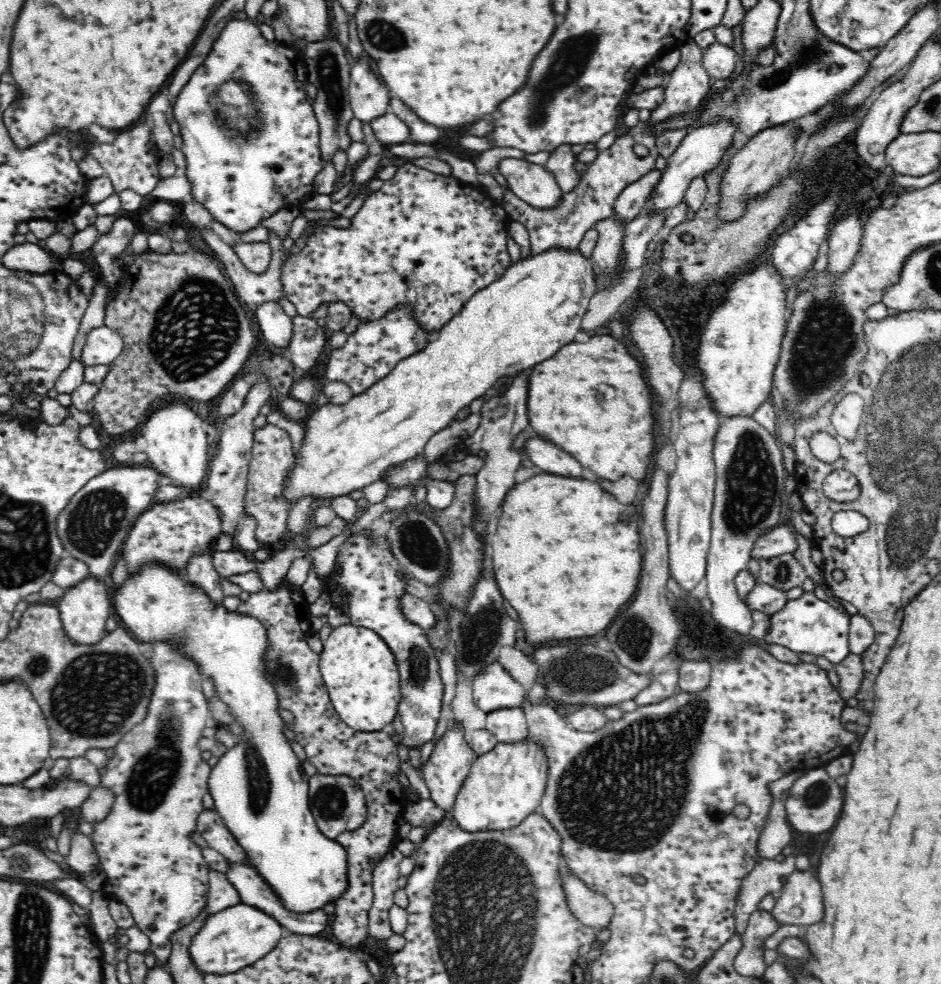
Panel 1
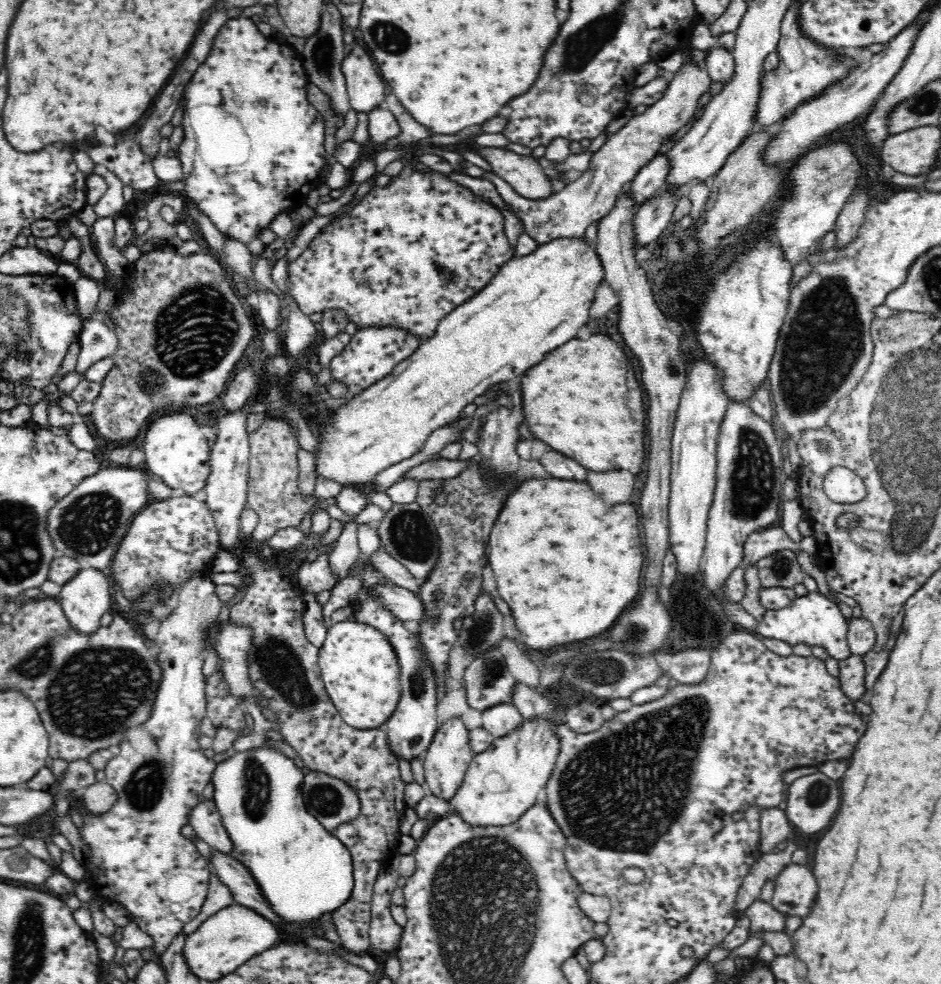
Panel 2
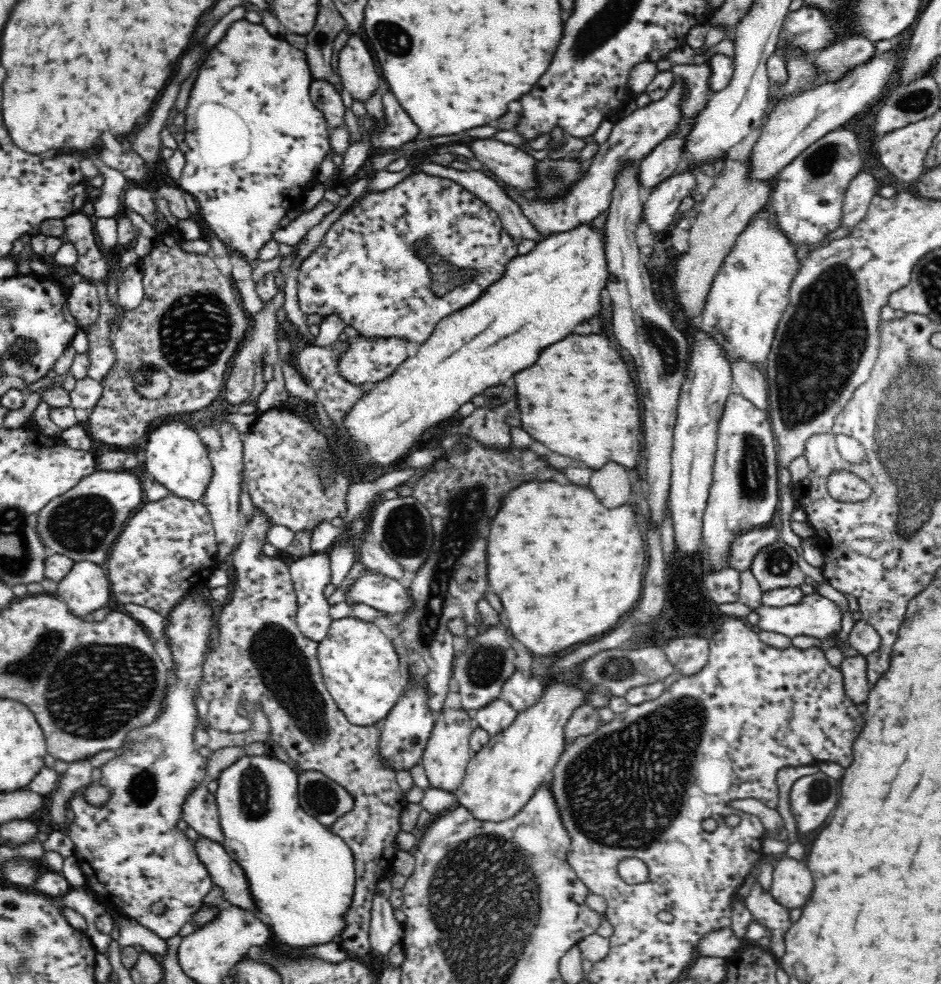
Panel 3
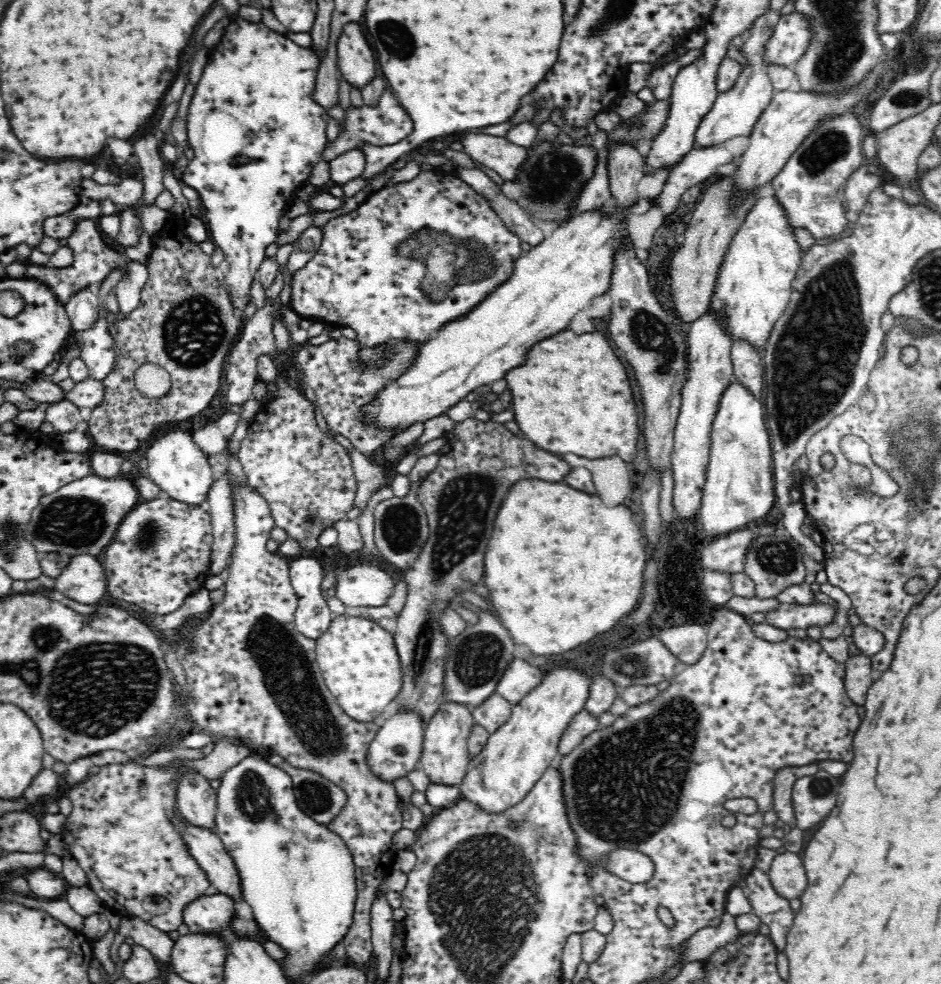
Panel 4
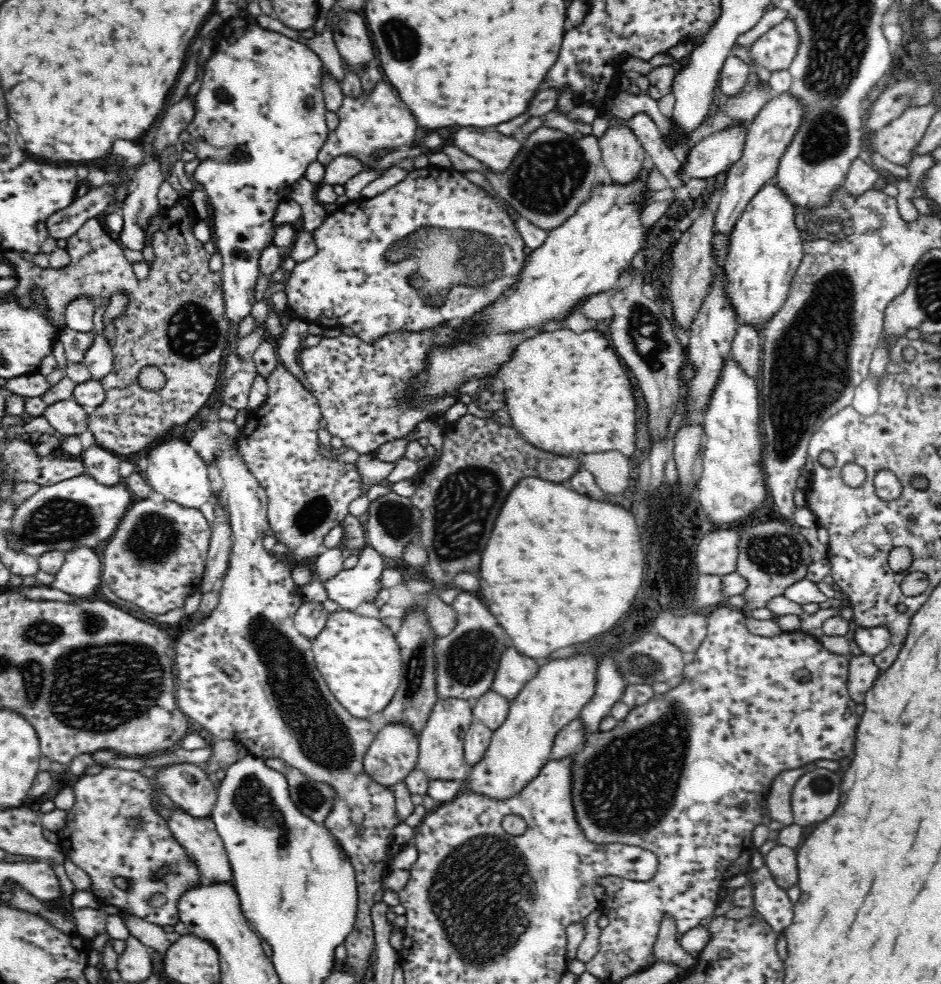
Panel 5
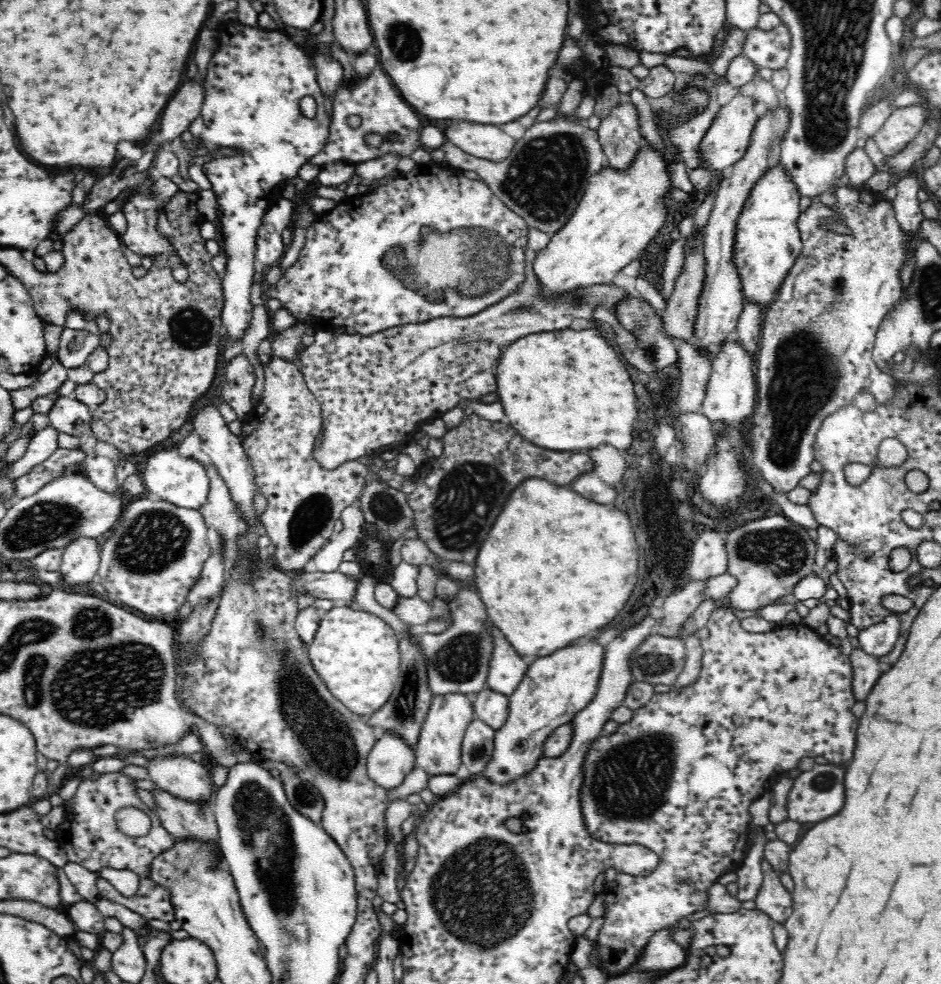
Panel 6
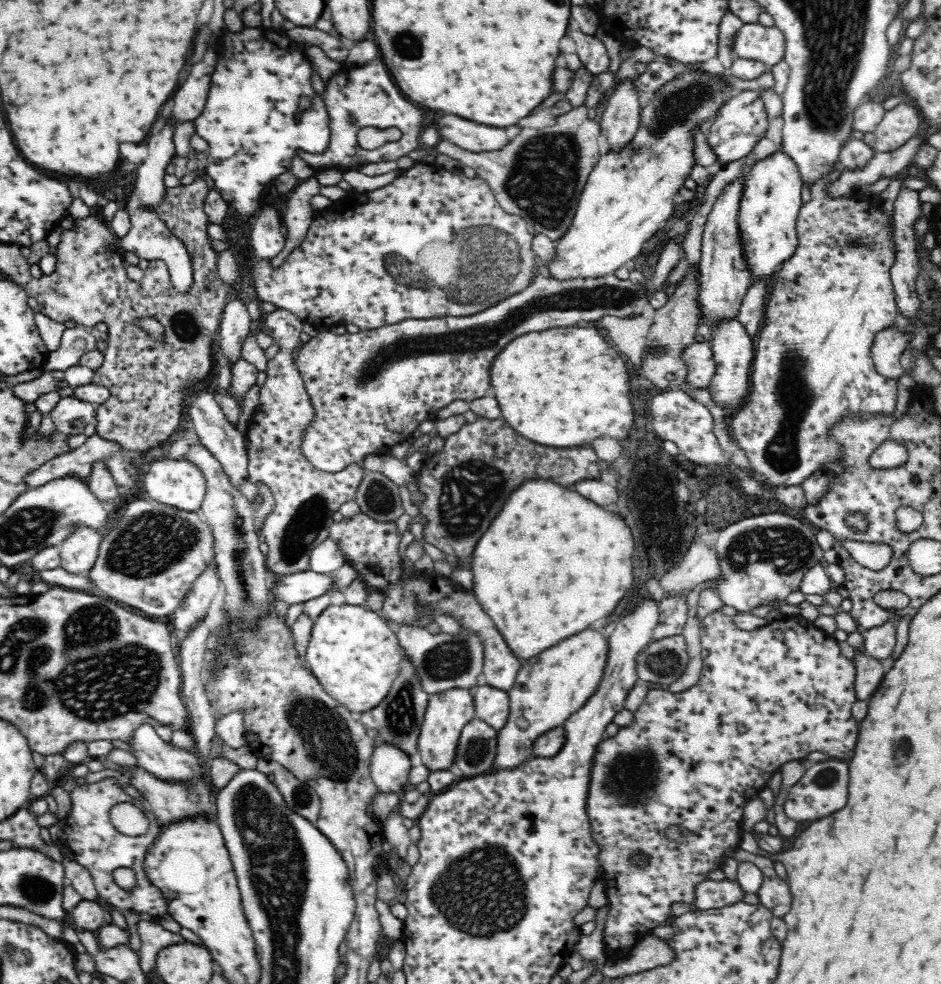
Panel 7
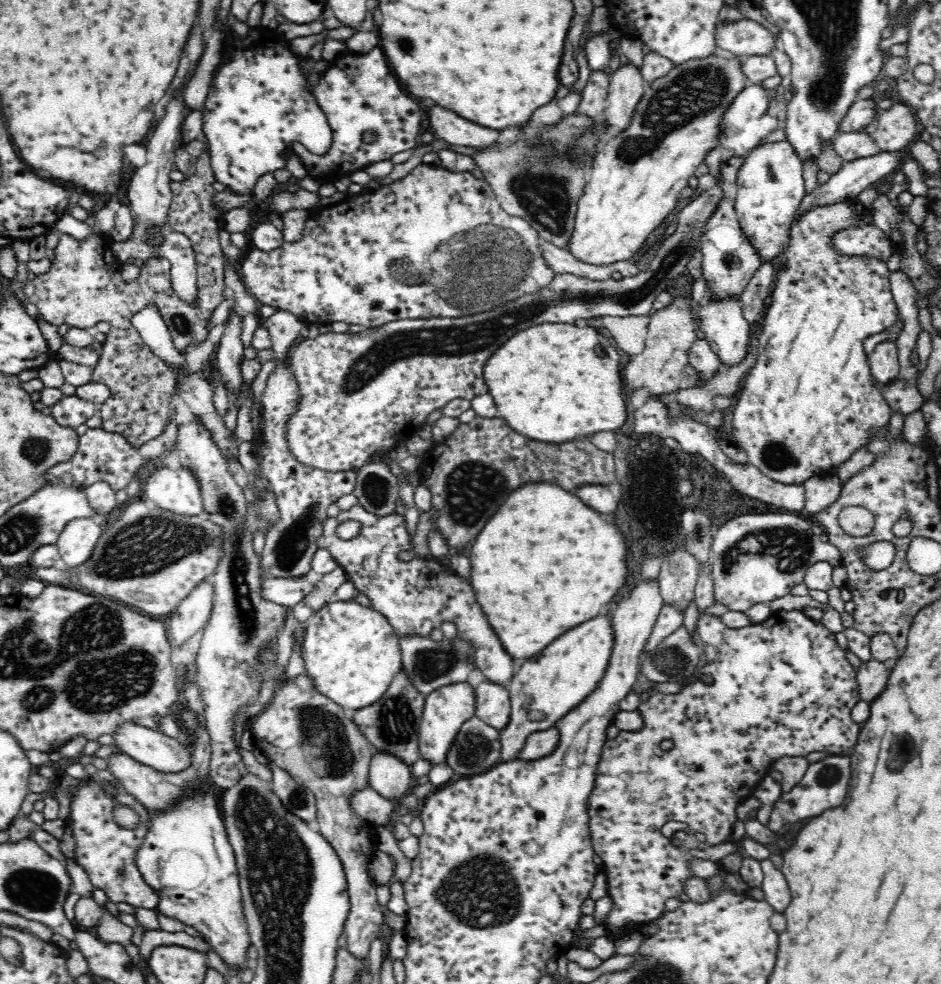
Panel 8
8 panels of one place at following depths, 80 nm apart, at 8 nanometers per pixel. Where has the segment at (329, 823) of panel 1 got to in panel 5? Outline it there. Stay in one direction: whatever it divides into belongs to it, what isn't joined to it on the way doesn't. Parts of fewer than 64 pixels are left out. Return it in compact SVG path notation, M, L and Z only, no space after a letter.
M268 758L265 762L286 777L292 801L298 810L314 820L314 823L323 825L338 802L334 788L330 784L308 779L304 773L280 758Z

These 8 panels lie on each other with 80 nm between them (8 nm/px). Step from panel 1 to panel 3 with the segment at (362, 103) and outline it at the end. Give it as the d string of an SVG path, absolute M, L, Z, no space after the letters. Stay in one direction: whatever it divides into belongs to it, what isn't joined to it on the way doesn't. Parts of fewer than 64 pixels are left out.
M362 34L352 35L338 51L337 73L354 101L365 102L380 86L380 74Z

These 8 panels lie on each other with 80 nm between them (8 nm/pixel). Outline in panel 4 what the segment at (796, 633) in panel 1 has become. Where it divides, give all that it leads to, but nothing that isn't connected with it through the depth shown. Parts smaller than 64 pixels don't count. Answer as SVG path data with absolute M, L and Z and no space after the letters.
M818 591L810 604L781 604L764 613L764 623L788 631L800 628L825 627L836 616L836 606L830 604L830 598Z

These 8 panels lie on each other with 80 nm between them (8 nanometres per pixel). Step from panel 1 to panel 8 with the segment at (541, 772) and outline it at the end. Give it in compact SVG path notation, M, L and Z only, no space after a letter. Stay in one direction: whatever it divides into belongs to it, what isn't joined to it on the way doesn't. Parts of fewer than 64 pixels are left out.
M598 616L562 634L558 640L554 640L538 655L526 659L518 668L518 672L514 673L509 680L510 684L506 683L506 690L511 700L511 712L506 728L499 731L500 763L506 764L520 759L519 752L524 748L526 739L533 732L545 731L556 726L560 719L574 710L599 685L606 672L613 646L614 631L612 631L611 619L606 616Z

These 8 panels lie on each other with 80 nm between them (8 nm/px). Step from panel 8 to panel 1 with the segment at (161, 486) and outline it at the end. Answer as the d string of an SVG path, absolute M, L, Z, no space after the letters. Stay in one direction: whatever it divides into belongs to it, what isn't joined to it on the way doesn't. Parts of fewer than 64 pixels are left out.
M180 400L156 408L140 432L146 440L145 452L151 467L188 488L188 494L204 487L209 472L208 436L204 425L198 413Z

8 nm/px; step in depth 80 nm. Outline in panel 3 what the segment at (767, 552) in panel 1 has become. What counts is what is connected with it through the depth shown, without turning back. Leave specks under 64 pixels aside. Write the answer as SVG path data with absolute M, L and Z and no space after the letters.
M775 527L756 528L741 534L731 546L729 566L740 572L748 570L754 558L766 547L782 542L780 530Z

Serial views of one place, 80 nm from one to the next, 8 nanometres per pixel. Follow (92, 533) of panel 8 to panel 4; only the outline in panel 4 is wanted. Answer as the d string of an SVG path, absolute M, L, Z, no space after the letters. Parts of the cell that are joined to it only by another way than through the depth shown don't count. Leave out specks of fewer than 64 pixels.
M78 555L71 558L69 566L55 578L55 589L67 599L82 605L100 605L106 600L107 580L105 570L97 558Z

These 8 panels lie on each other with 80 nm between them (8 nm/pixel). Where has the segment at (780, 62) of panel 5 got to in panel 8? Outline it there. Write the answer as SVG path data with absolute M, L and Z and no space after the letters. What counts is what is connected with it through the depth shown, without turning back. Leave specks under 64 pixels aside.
M743 18L727 24L718 22L715 29L717 46L739 58L760 55L773 58L778 48L778 34L754 20Z

